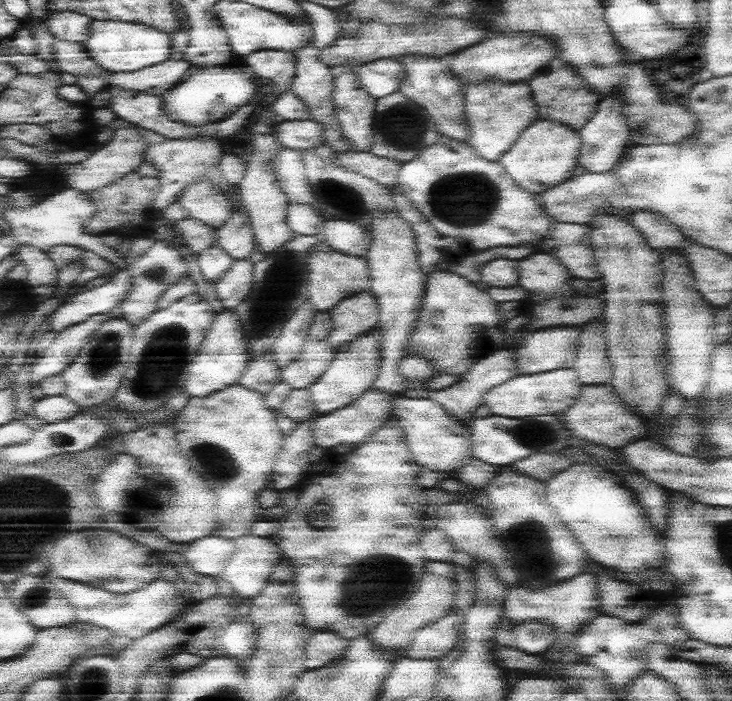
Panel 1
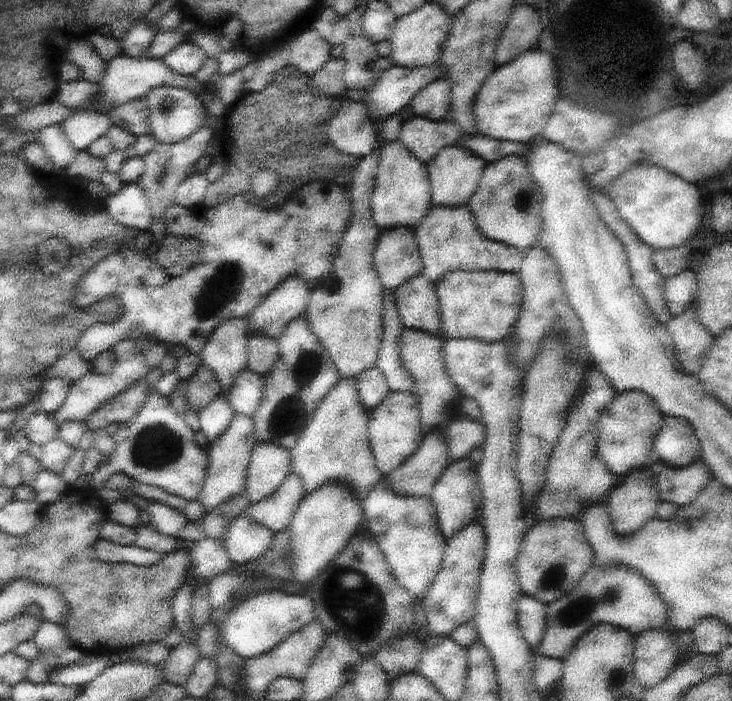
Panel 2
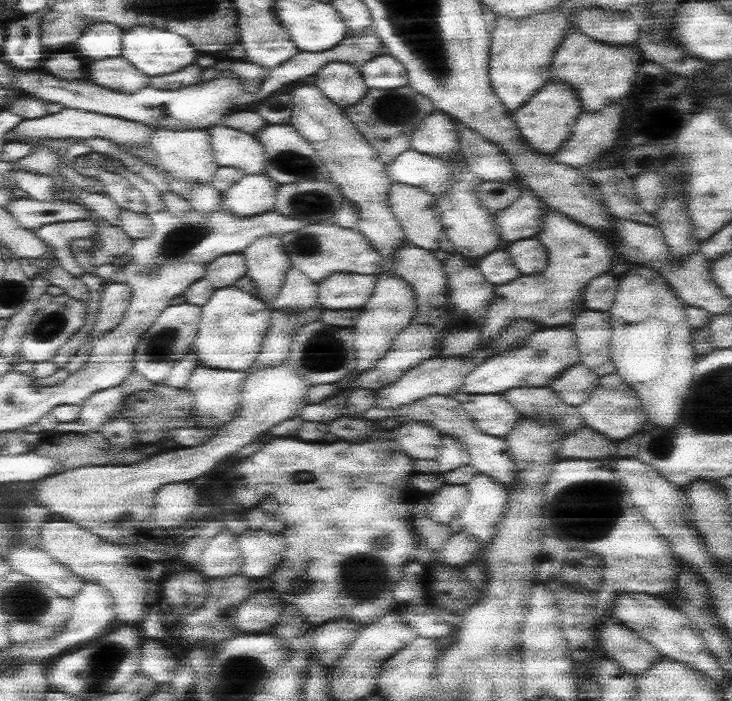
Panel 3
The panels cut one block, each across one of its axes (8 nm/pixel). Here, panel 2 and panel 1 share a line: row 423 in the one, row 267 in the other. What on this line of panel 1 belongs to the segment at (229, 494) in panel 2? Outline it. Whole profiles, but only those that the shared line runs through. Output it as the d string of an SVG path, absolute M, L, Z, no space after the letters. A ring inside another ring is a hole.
M237 260L233 268L215 284L217 298L225 310L237 310L251 294L255 286L255 264L249 260Z

